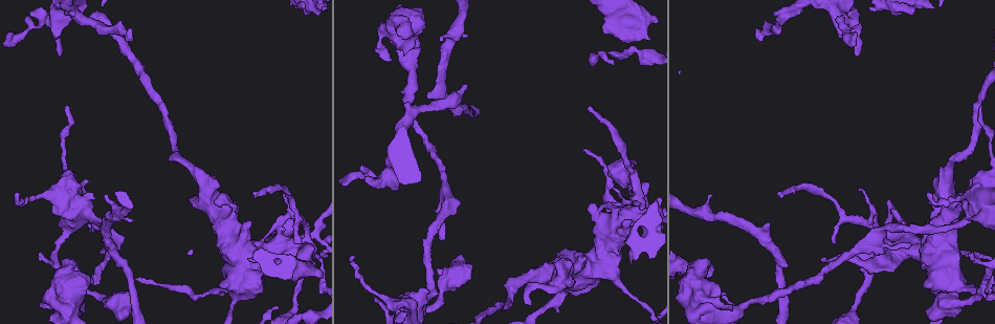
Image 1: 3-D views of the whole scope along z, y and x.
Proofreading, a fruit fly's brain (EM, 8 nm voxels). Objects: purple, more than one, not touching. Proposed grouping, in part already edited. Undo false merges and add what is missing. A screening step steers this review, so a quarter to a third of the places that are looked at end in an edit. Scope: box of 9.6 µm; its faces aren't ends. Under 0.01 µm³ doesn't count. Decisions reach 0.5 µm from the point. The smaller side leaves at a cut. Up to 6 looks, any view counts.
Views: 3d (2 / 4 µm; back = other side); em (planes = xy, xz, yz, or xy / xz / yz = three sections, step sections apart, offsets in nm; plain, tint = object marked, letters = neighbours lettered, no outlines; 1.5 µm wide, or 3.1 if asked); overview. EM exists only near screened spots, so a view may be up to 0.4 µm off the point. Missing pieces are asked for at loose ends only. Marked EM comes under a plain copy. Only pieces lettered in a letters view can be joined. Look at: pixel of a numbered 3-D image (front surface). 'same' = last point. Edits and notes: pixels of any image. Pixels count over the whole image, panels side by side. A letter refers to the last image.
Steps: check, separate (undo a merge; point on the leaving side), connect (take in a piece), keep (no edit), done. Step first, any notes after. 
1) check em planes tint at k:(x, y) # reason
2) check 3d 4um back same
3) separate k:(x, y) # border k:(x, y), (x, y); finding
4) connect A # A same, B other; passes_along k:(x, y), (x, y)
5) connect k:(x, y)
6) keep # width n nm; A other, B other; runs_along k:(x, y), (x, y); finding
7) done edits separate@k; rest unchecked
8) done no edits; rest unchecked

check 3d 4um at 1:(104, 230) # arms part here

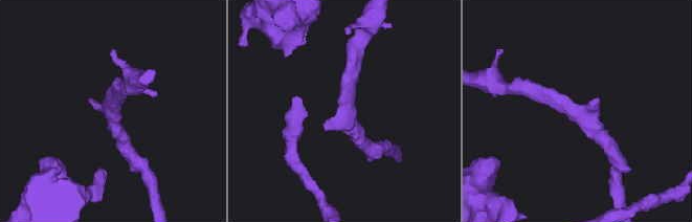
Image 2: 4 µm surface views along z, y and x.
check em xz step 8 tint at 2:(581, 114)

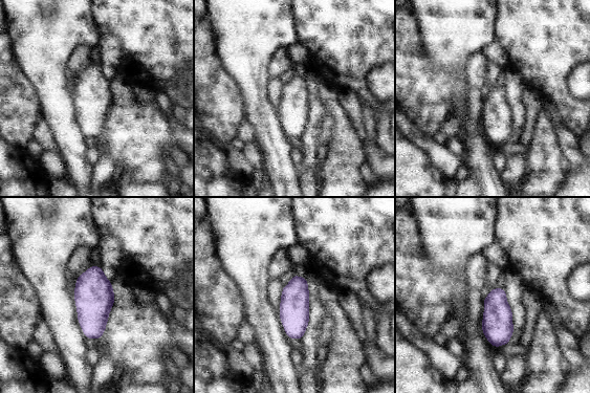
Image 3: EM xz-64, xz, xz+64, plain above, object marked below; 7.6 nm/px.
check em xz step 8 letters same

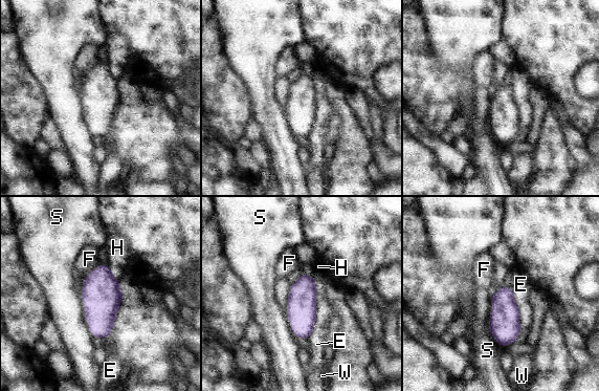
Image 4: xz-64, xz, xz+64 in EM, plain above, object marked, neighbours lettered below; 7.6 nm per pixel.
keep # E other, F other, H other, S other, W other; border 4:(312, 276), (315, 323), (307, 338); one neuron here

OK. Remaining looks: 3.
check 3d 4um at 1:(68, 260) # free end

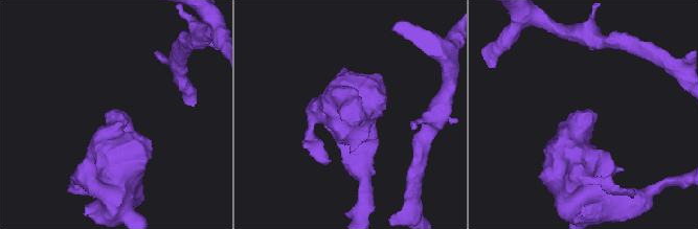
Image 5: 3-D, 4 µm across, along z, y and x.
check em planes letters at 5:(116, 115)

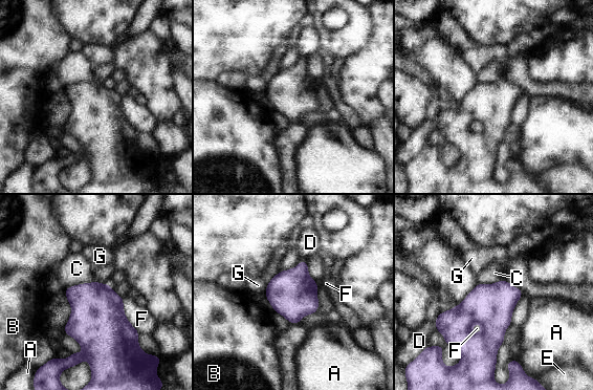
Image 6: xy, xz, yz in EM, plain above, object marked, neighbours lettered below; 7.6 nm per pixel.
keep # width 340 nm; A other, B other, C other, D other, E other, F other, G other; border 6:(97, 281), (70, 285), (65, 288); no lettered piece goes on from it

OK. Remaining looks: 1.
done no edits; rest unchecked

